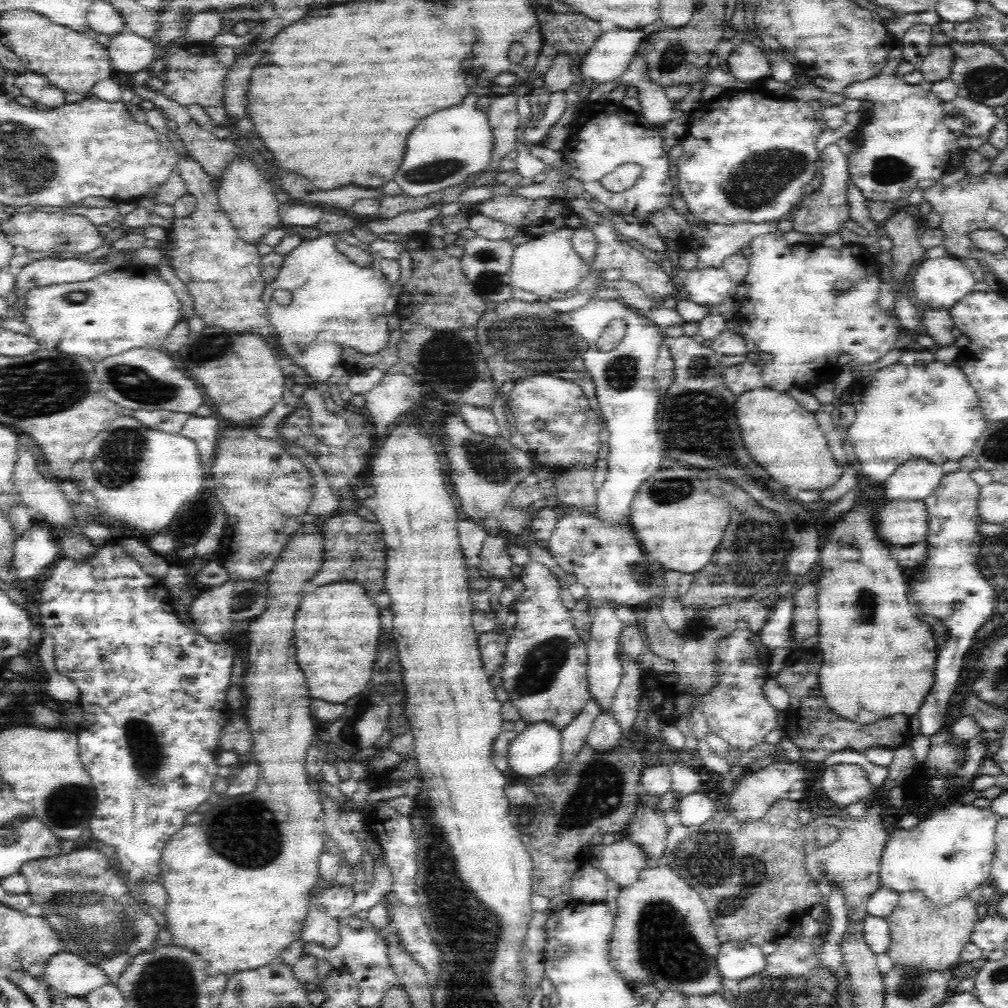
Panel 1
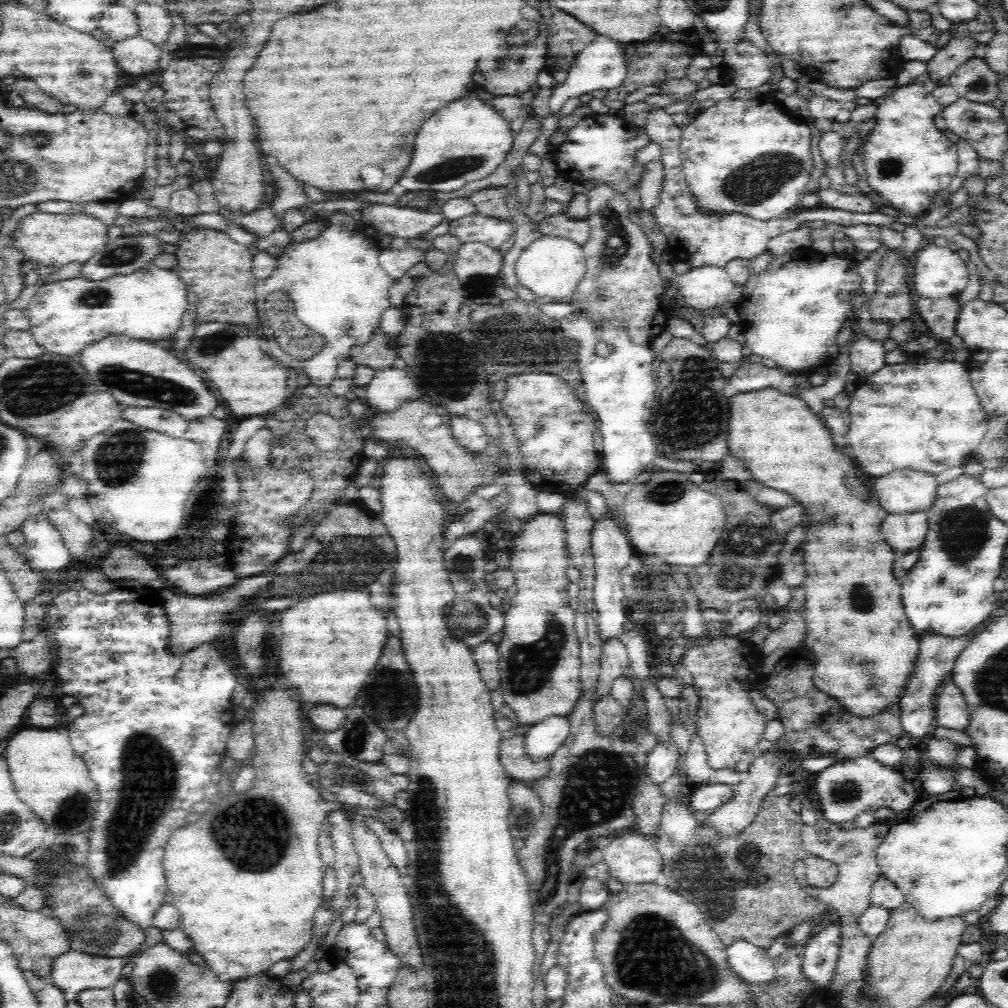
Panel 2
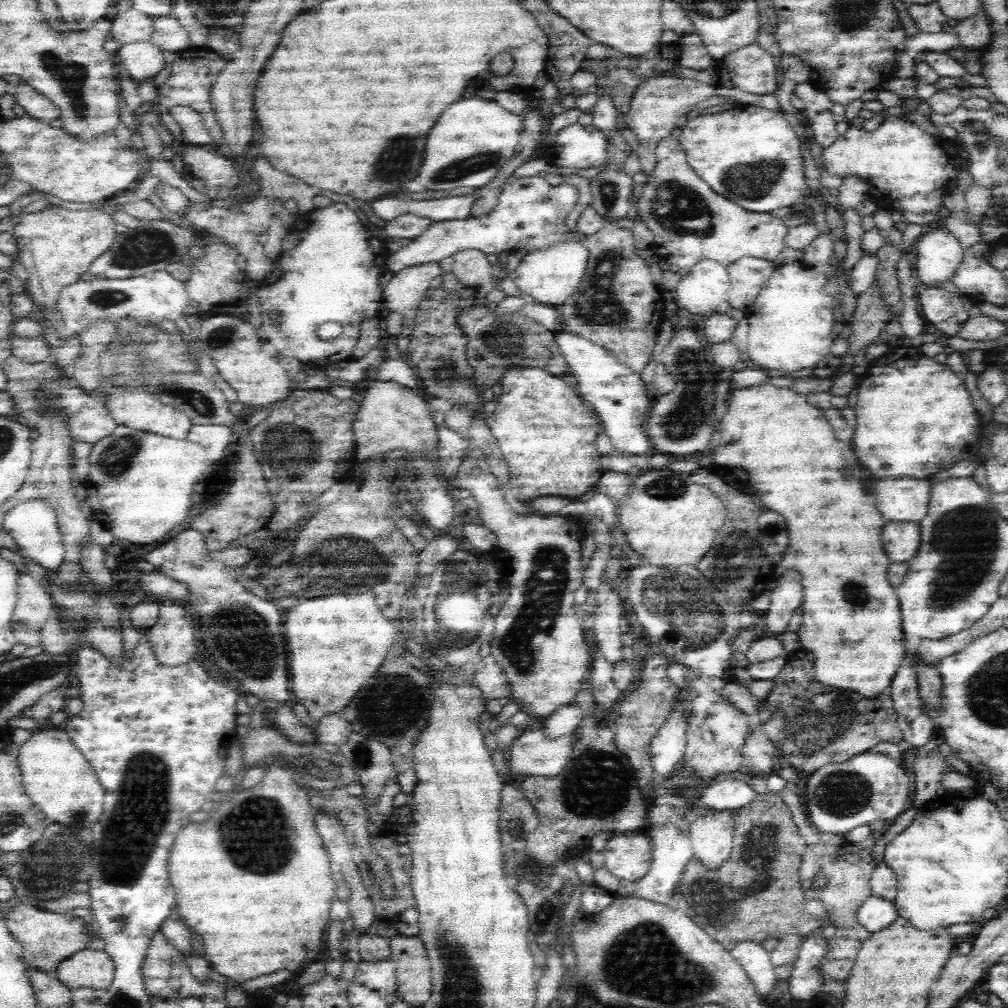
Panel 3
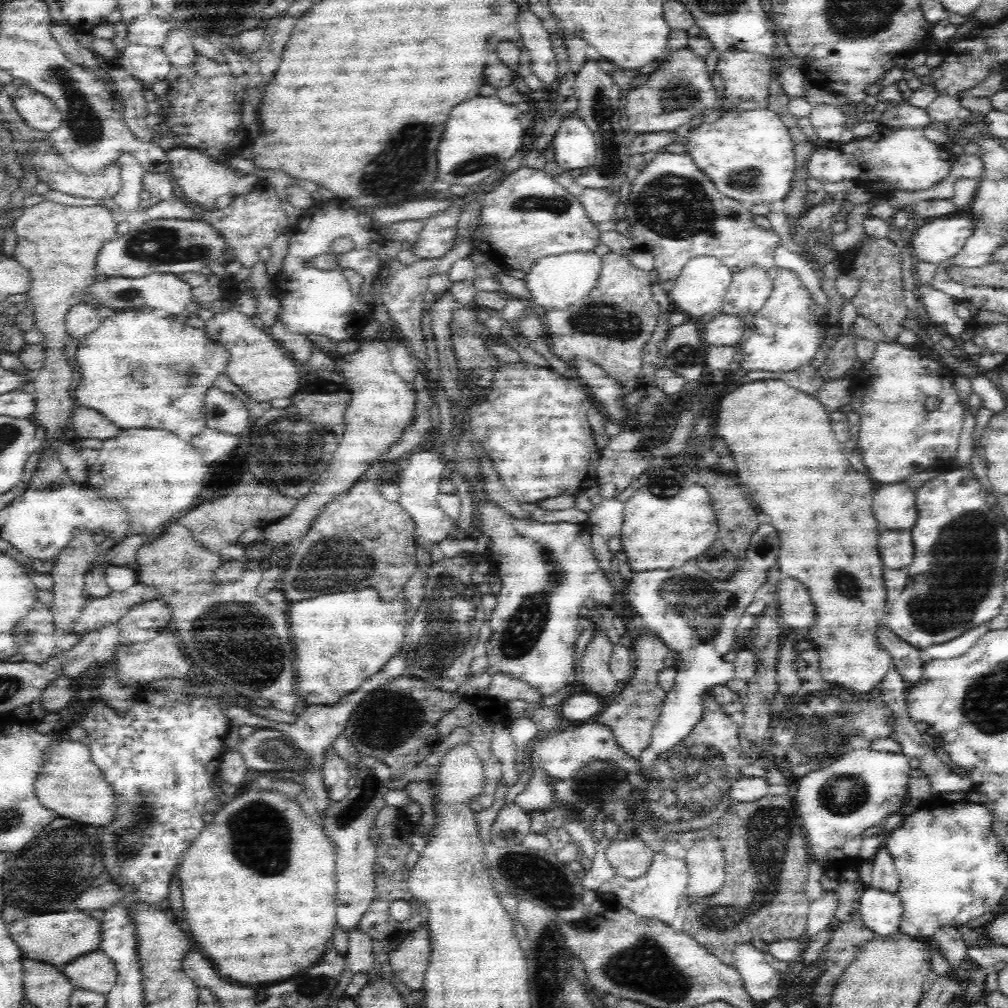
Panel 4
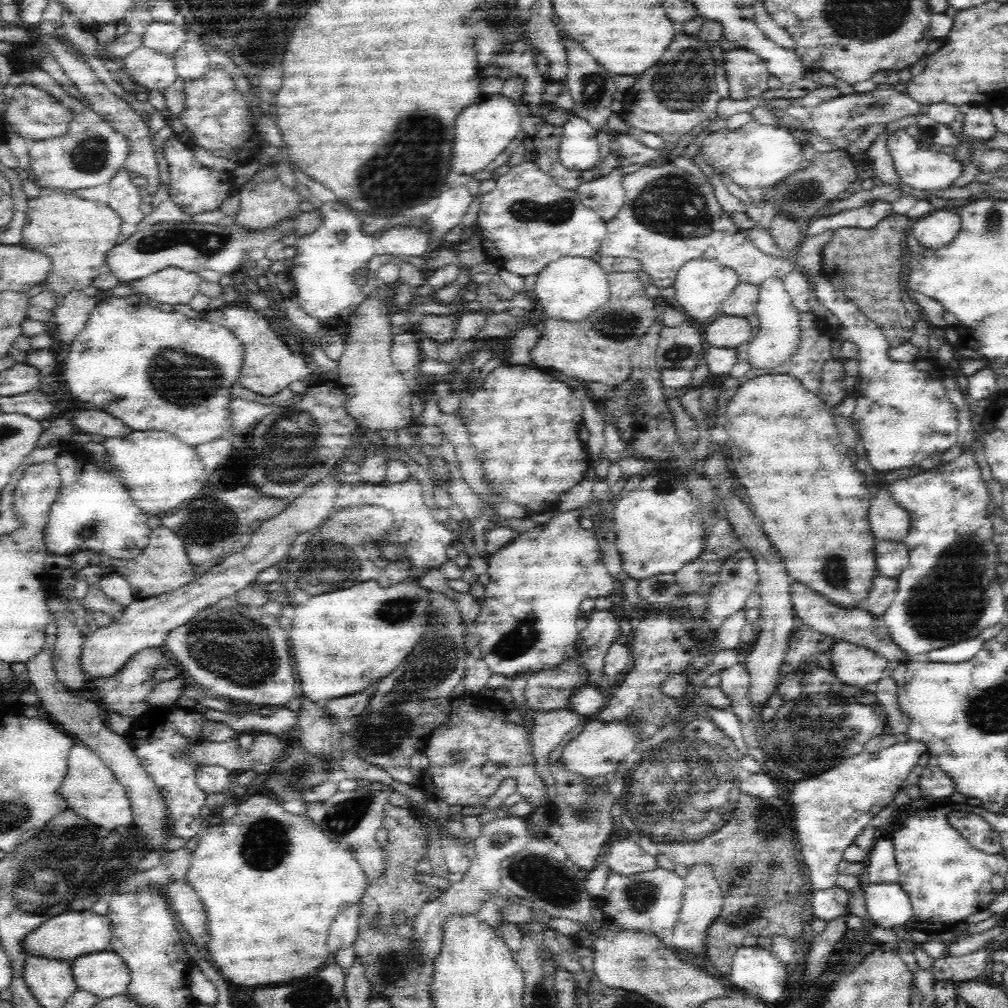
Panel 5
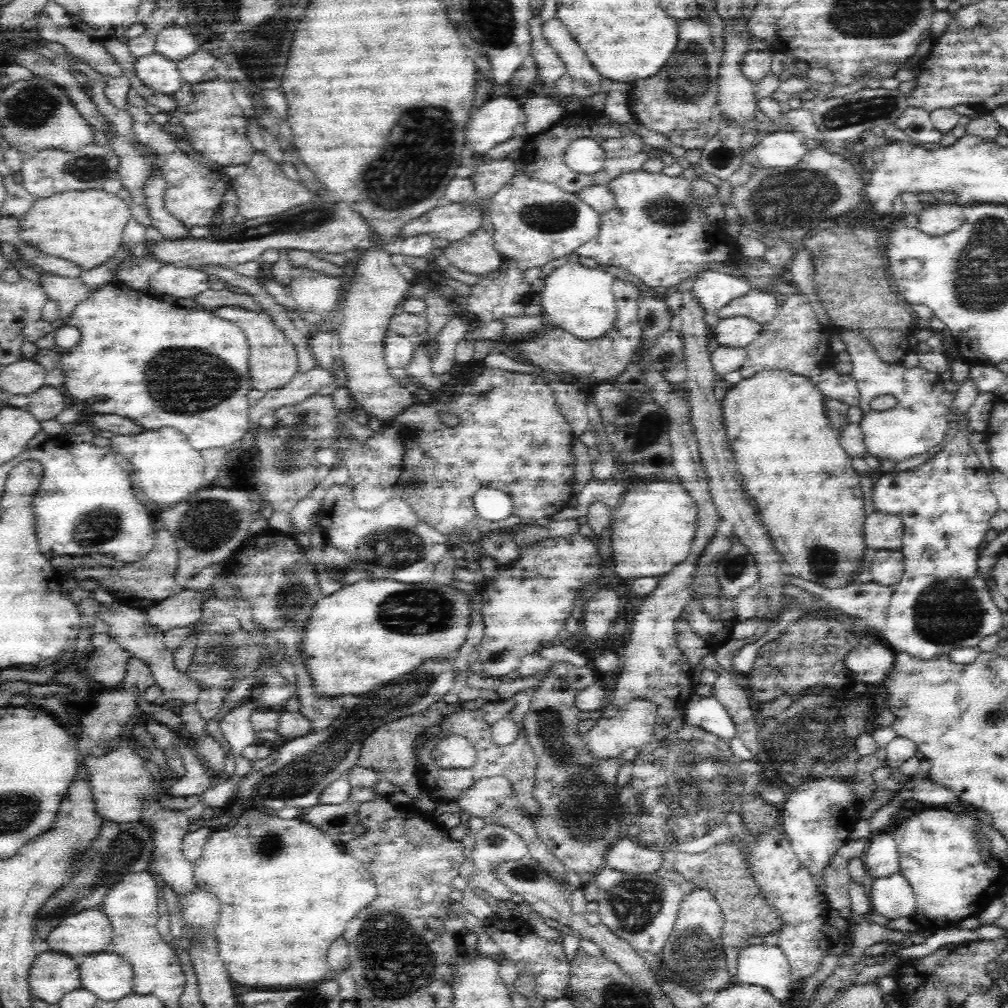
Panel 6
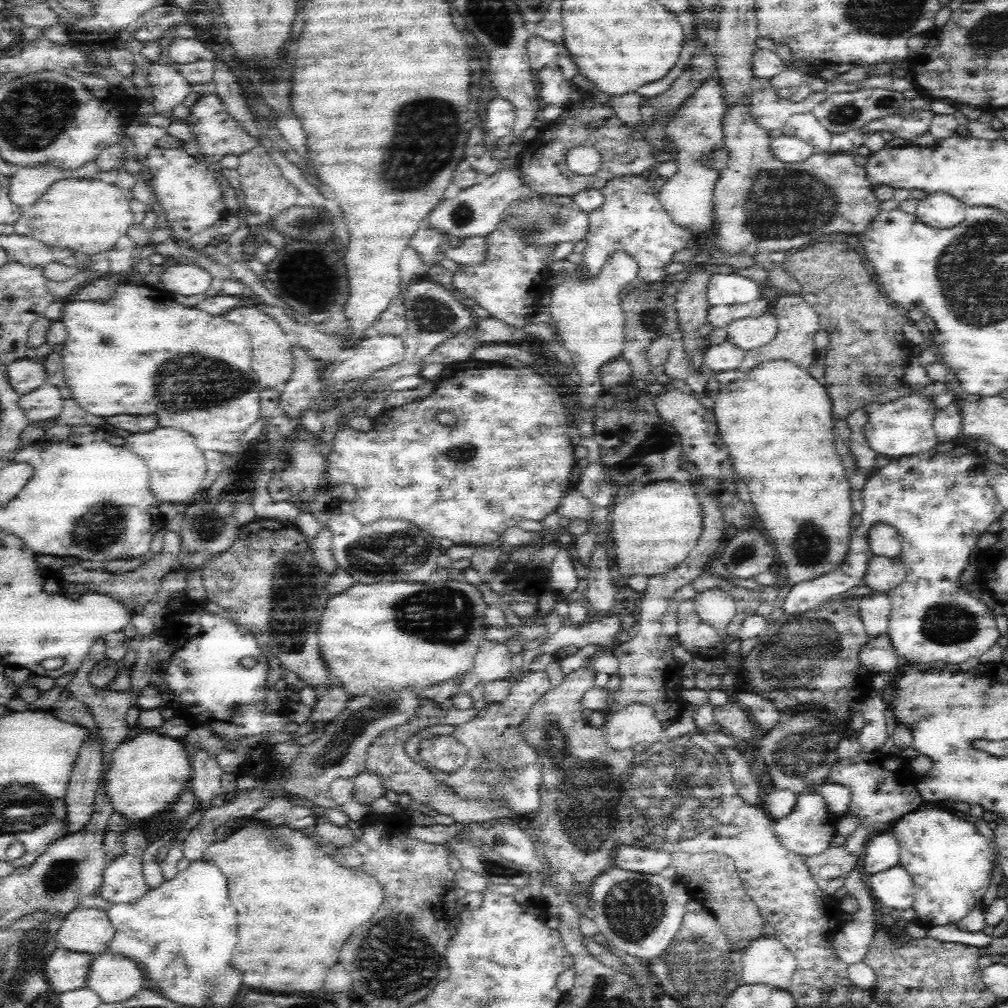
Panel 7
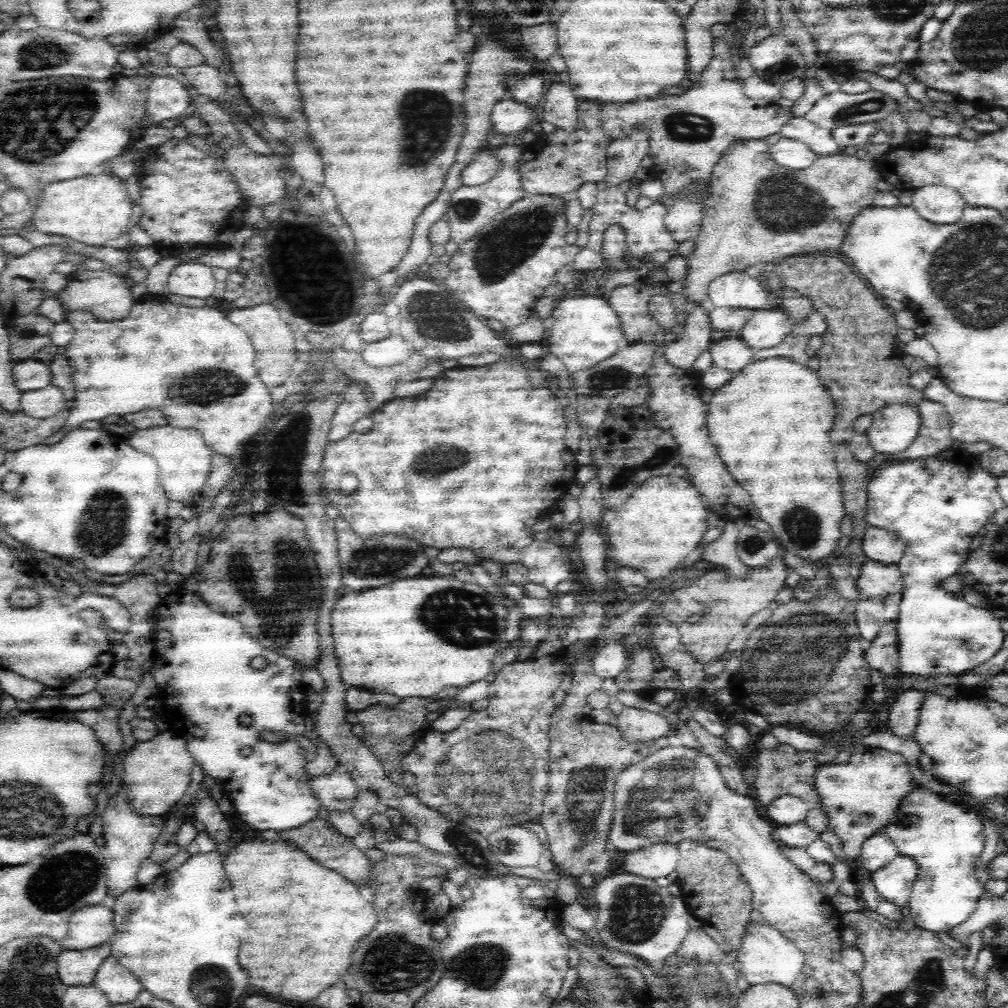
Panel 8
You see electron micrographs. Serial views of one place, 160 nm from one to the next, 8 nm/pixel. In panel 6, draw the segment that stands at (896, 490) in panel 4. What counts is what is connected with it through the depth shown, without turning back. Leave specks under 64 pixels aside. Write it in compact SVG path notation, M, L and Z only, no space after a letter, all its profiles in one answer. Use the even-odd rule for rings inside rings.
M874 511L864 522L864 543L876 551L901 551L904 529L900 517Z

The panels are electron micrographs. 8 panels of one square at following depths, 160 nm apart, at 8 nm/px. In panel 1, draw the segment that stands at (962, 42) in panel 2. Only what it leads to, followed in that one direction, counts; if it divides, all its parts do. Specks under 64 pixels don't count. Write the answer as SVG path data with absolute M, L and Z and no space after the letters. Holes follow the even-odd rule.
M936 45L919 65L920 72L929 83L950 79L956 62L956 52L949 45Z

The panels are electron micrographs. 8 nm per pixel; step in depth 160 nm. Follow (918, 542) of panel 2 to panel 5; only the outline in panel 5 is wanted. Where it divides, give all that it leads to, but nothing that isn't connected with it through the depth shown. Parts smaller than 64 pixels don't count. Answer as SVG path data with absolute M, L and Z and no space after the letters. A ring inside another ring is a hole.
M904 541L876 543L876 568L886 578L898 579L904 566L908 566L909 551Z

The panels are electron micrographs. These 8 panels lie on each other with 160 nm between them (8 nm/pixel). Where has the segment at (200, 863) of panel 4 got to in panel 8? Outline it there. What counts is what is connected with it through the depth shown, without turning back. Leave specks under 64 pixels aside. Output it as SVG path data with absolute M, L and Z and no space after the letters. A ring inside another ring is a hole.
M240 842L226 851L223 867L232 882L240 914L248 918L248 934L244 934L244 944L240 948L240 958L244 958L240 960L240 966L248 972L254 988L292 1002L312 1002L322 990L344 980L352 964L352 952L376 926L372 901L355 883L336 871L328 870L328 867L320 866L306 853L286 842Z

